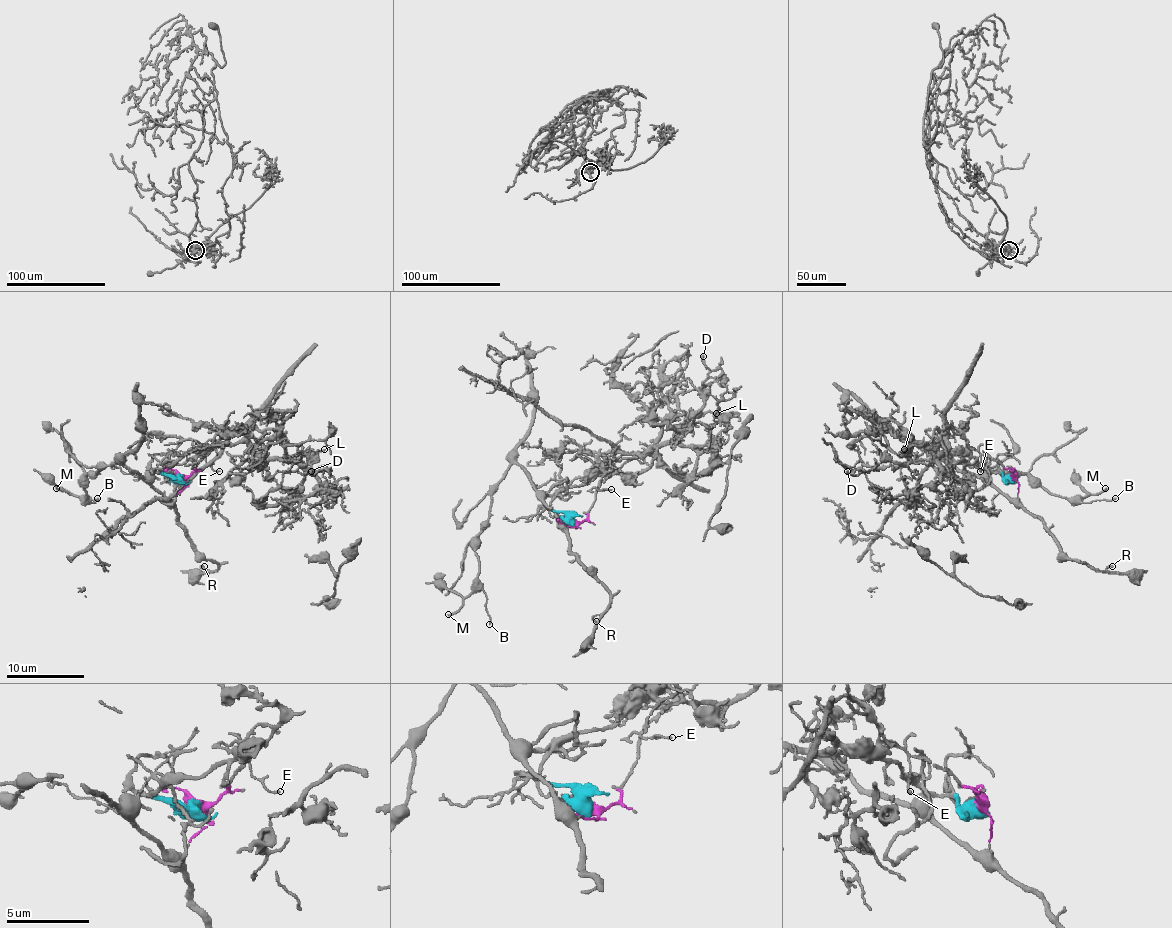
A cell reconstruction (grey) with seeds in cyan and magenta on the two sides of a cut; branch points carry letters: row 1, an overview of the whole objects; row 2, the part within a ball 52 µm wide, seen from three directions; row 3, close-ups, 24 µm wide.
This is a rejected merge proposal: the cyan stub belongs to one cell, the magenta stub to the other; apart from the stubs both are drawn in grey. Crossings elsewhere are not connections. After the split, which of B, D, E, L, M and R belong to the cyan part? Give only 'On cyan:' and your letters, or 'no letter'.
On cyan: D

